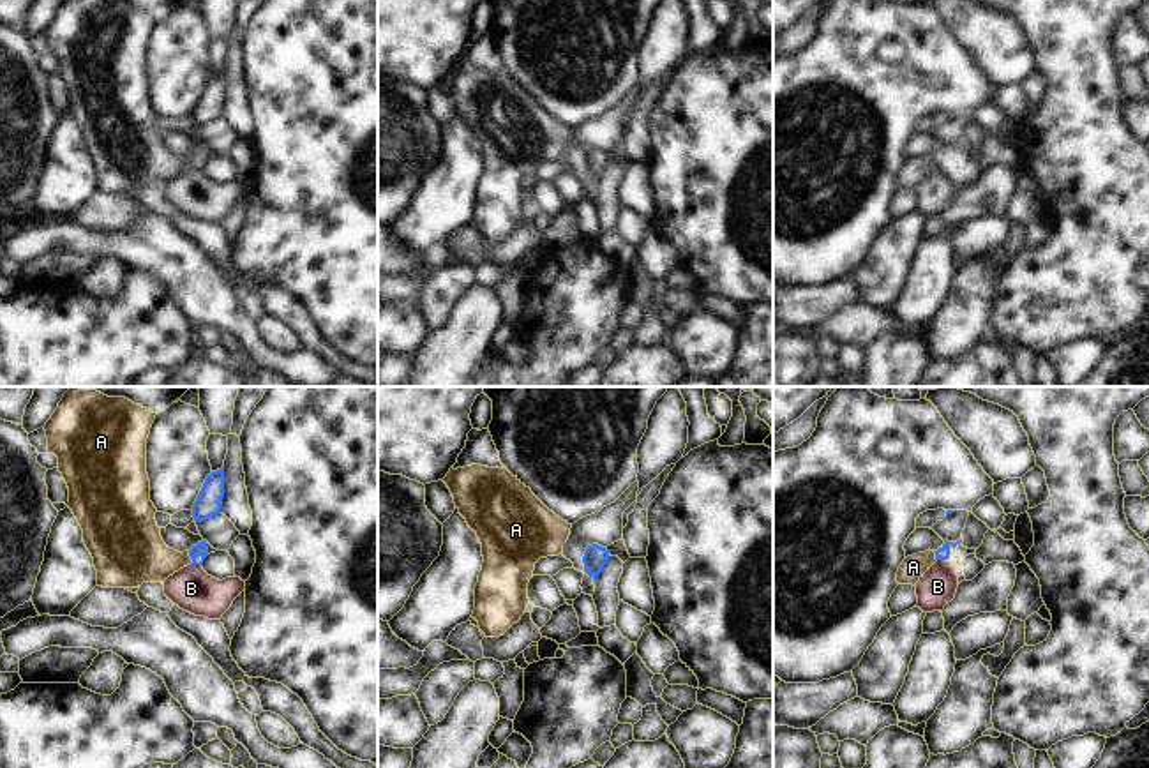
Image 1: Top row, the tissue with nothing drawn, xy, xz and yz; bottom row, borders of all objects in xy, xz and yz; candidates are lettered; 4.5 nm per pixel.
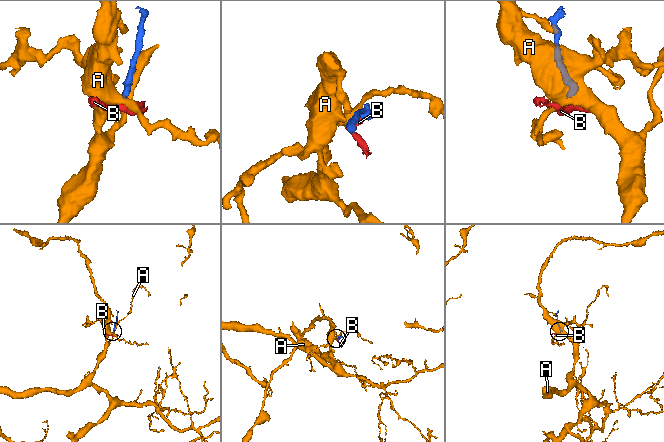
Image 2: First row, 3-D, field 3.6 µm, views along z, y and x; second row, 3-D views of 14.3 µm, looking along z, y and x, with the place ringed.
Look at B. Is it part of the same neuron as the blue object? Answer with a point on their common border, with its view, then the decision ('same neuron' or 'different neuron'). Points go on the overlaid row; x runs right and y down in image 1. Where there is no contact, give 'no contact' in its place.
meets blue in yz at (943, 558); different neuron

